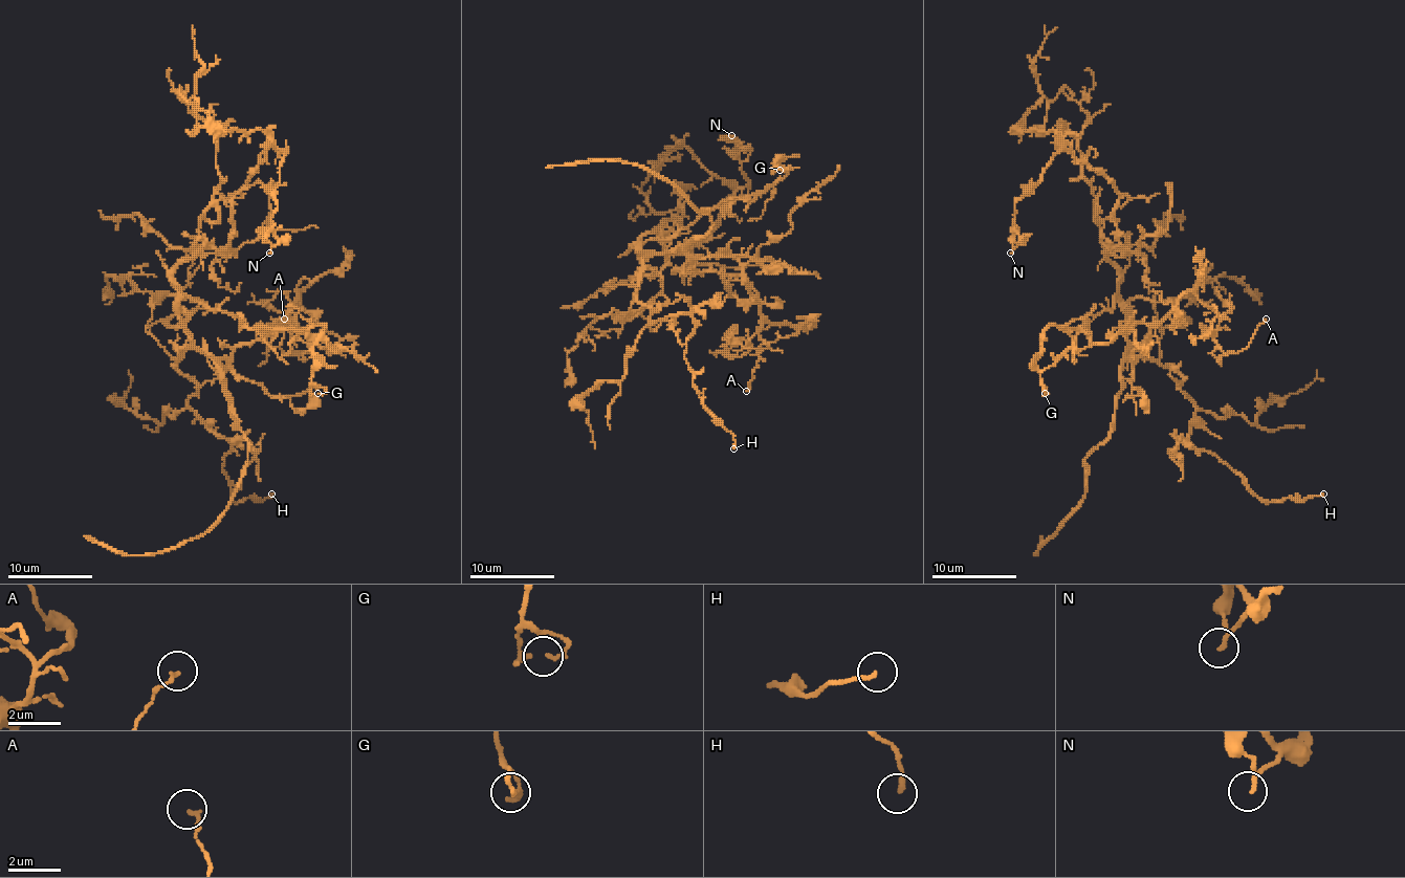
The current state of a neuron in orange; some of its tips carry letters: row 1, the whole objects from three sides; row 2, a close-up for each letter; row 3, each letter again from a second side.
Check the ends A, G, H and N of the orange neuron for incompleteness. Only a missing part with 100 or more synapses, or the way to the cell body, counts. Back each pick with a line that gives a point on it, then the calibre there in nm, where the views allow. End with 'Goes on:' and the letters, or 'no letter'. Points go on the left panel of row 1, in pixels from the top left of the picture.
Goes on: no letter

